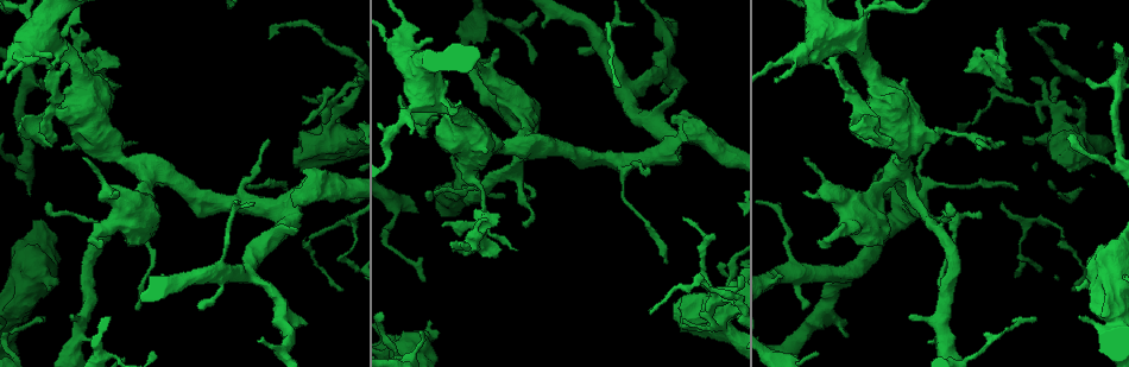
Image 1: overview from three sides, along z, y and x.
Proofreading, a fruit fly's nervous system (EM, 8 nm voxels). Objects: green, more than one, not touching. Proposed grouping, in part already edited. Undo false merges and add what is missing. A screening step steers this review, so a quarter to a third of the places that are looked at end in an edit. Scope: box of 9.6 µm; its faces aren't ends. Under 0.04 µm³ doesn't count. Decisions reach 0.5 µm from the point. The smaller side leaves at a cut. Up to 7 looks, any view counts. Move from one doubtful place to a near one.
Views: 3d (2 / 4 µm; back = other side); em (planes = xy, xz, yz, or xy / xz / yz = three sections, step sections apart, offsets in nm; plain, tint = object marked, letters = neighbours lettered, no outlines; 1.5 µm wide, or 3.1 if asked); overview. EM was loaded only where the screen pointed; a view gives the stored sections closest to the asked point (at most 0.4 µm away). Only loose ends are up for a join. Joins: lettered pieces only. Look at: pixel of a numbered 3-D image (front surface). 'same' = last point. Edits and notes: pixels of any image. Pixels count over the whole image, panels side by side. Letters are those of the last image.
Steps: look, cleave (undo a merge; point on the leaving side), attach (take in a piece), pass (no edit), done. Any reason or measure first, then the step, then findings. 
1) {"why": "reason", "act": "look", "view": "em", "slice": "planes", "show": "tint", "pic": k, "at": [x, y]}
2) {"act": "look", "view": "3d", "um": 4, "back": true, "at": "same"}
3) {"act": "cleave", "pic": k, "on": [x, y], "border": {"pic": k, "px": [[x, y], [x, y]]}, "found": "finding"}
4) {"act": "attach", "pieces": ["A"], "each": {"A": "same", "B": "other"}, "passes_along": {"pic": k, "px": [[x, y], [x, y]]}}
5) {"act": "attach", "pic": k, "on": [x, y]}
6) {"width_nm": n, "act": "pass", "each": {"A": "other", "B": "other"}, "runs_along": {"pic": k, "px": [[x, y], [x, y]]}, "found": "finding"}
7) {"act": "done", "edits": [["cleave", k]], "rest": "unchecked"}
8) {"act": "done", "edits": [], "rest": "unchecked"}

{"why": "tapers out", "act": "look", "view": "em", "slice": "planes", "show": "plain", "pic": 1, "at": [305, 125]}

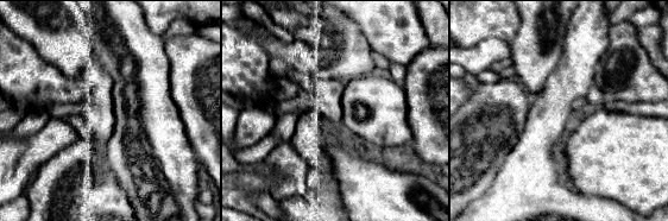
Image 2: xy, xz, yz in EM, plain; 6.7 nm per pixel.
{"act": "look", "view": "em", "slice": "planes", "show": "letters", "at": "same"}

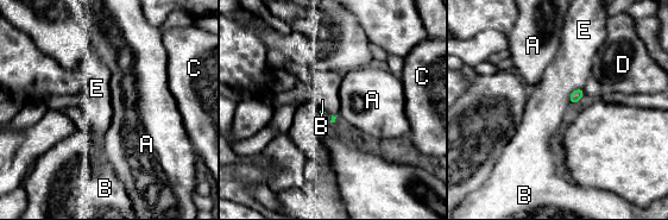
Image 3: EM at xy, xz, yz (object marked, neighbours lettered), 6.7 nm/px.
{"act": "pass", "each": {"A": "other", "B": "other", "C": "other", "D": "other", "E": "other"}, "border": {"pic": 3, "px": [[583, 87], [575, 88], [568, 101]]}, "found": "none of them fits"}

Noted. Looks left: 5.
{"why": "free end", "act": "look", "view": "3d", "um": 2, "pic": 1, "at": [499, 214]}

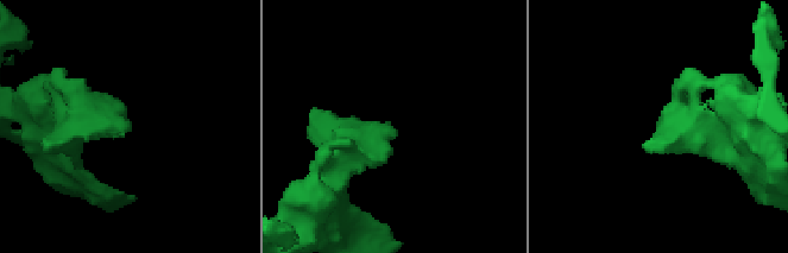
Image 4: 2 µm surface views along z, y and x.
{"why": "shape alone is not enough", "act": "look", "view": "em", "slice": "xz", "step": 8, "show": "letters", "pic": 4, "at": [124, 137]}

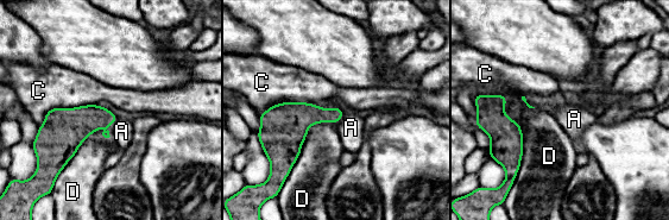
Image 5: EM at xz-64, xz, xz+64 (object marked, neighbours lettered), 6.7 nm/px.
{"act": "pass", "each": {"A": "other", "C": "other", "D": "other"}, "border": {"pic": 5, "px": [[344, 112], [342, 117], [334, 123]]}, "found": "none of them fits"}

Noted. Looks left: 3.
{"act": "look", "view": "em", "slice": "planes", "show": "letters", "pic": 1, "at": [453, 247]}

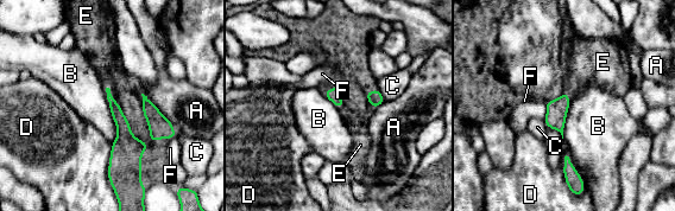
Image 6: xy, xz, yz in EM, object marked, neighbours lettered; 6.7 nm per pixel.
{"act": "attach", "pieces": ["E"], "each": {"A": "other", "B": "other", "C": "other", "D": "other", "E": "same", "F": "other"}, "passes_along": {"pic": 6, "px": [[122, 126], [109, 91], [103, 56]]}, "found": "the neuron continues"}

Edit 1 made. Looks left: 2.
{"act": "done", "edits": [["attach", 6]], "rest": "unchecked"}

